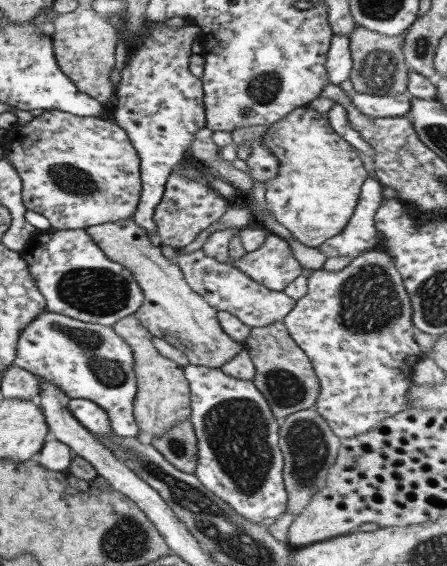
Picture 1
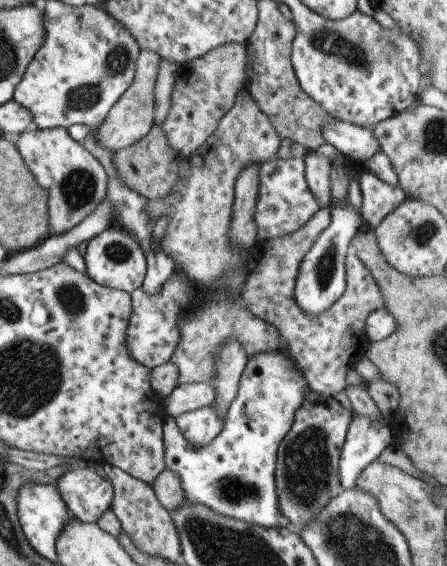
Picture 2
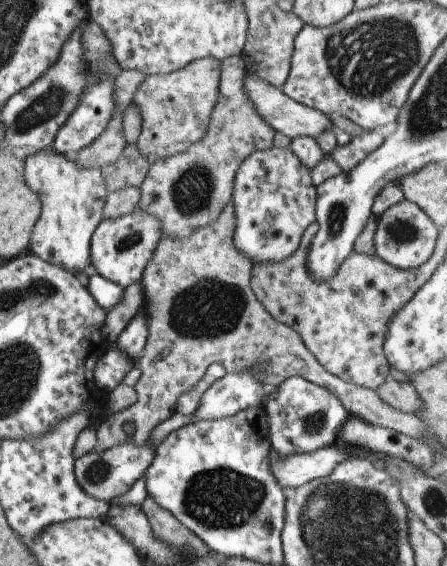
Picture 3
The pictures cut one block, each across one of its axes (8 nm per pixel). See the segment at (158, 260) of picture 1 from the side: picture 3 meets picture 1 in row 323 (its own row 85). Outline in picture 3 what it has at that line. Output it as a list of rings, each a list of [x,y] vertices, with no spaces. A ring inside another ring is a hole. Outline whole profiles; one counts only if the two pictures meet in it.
[[[206,58],[169,74],[146,76],[131,104],[140,114],[142,124],[137,150],[148,163],[181,154],[204,137],[218,101],[220,68],[220,61]]]

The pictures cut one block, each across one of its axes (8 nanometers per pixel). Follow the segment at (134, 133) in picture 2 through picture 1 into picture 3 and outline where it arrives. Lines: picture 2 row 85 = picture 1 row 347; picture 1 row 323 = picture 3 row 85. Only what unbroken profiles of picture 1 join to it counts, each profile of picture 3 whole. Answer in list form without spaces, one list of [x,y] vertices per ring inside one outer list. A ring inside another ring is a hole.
[[[133,69],[122,70],[115,79],[115,101],[117,112],[107,130],[90,147],[84,148],[74,158],[75,164],[84,169],[98,169],[115,164],[128,145],[123,136],[123,110],[132,101],[136,90],[146,75]]]

